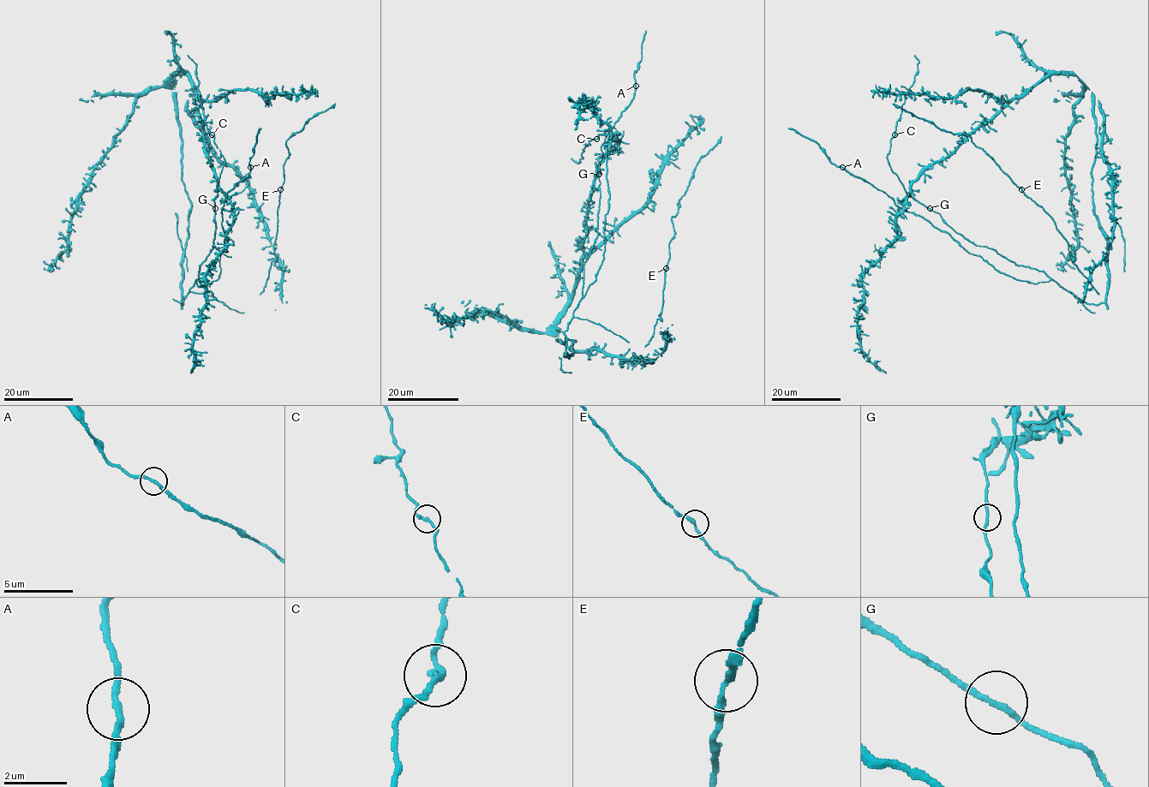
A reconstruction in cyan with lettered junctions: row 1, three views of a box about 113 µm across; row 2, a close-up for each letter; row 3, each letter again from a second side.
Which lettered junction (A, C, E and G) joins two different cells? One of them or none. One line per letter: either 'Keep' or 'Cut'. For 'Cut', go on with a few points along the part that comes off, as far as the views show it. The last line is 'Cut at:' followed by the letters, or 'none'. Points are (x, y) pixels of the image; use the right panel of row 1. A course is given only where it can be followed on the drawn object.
A: Keep
C: Keep
E: Keep
G: Keep
Cut at: none

